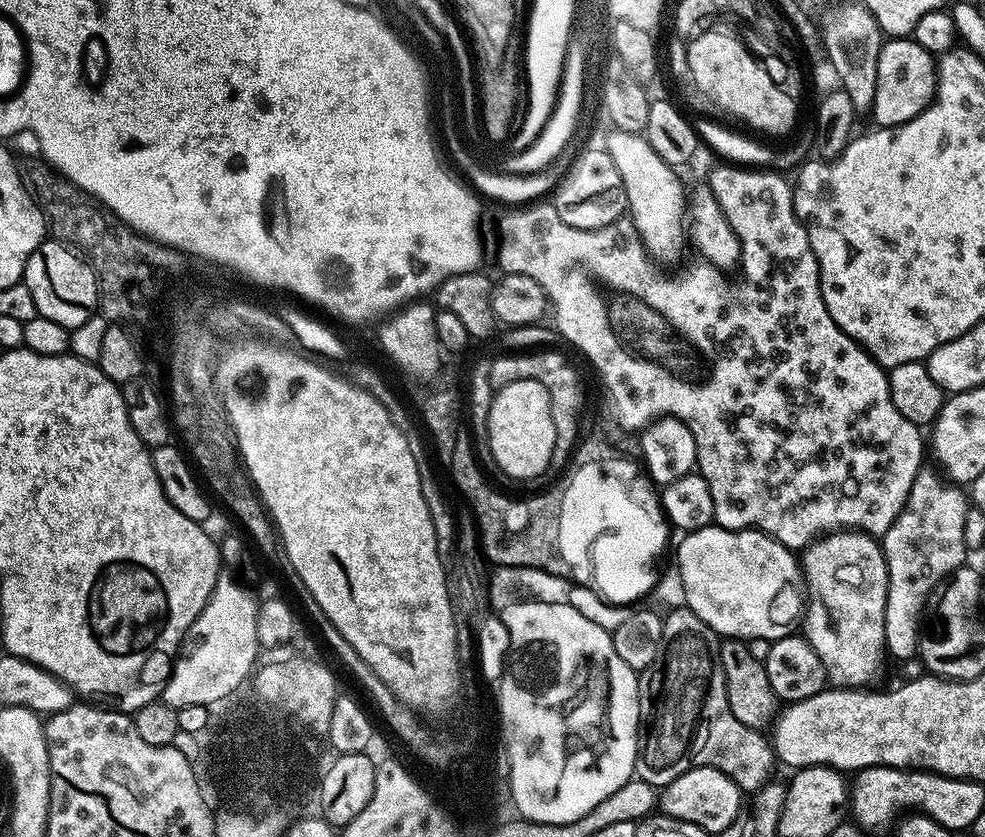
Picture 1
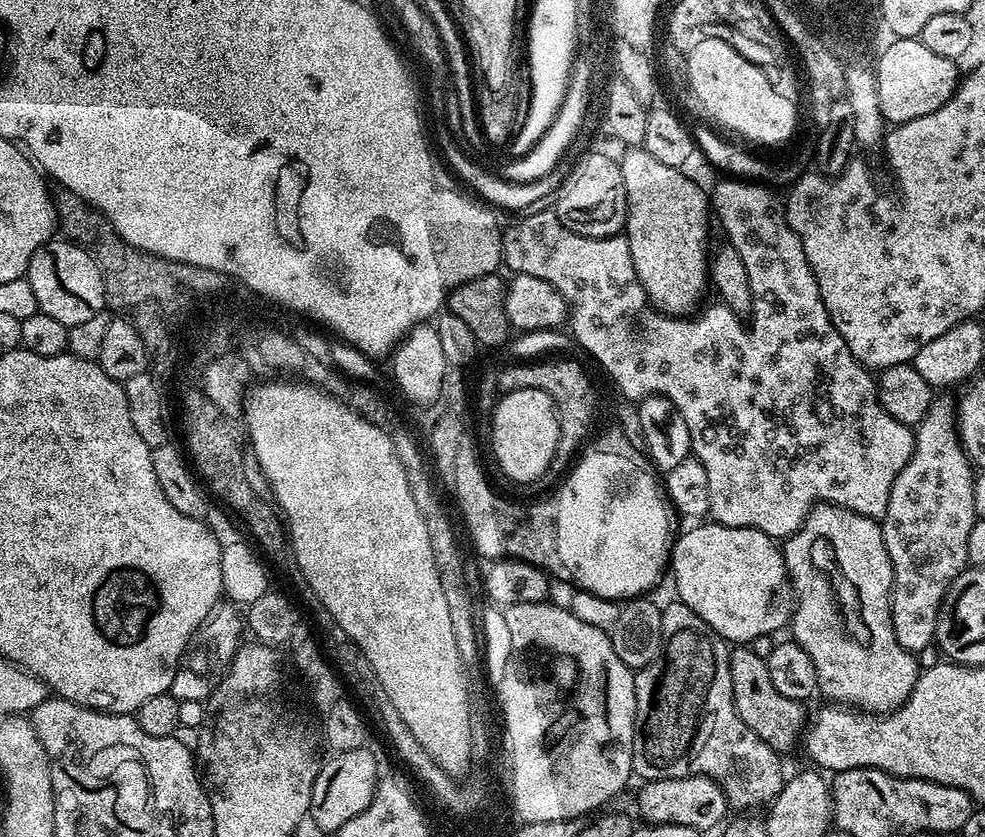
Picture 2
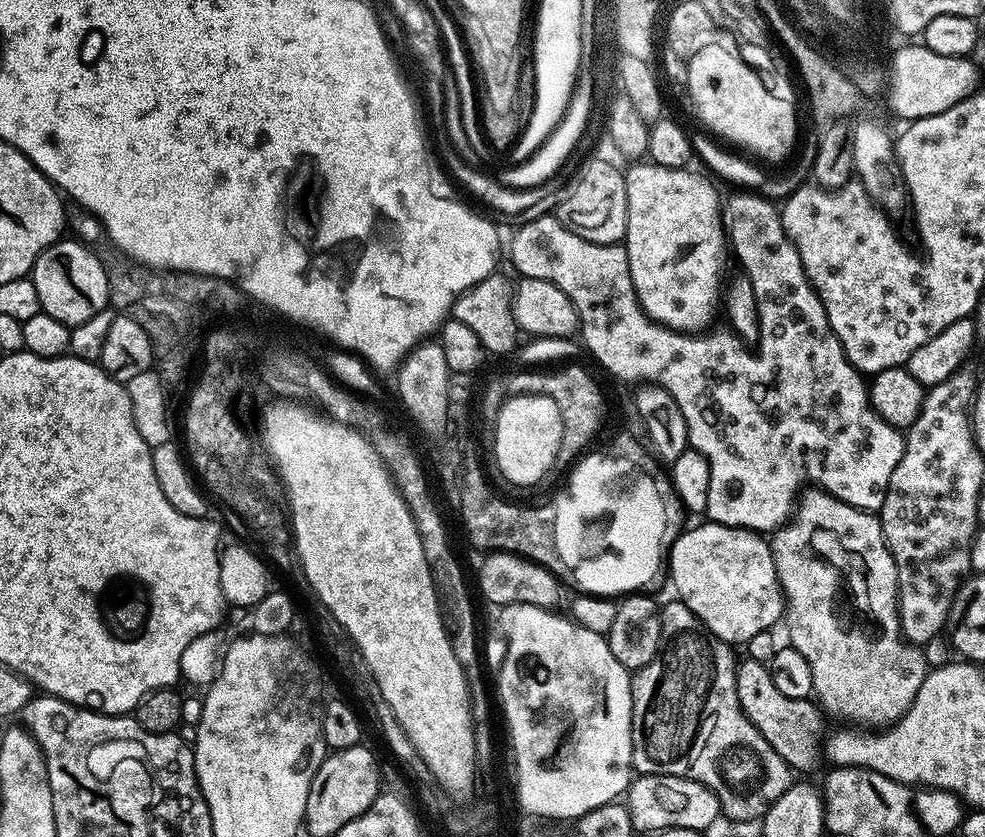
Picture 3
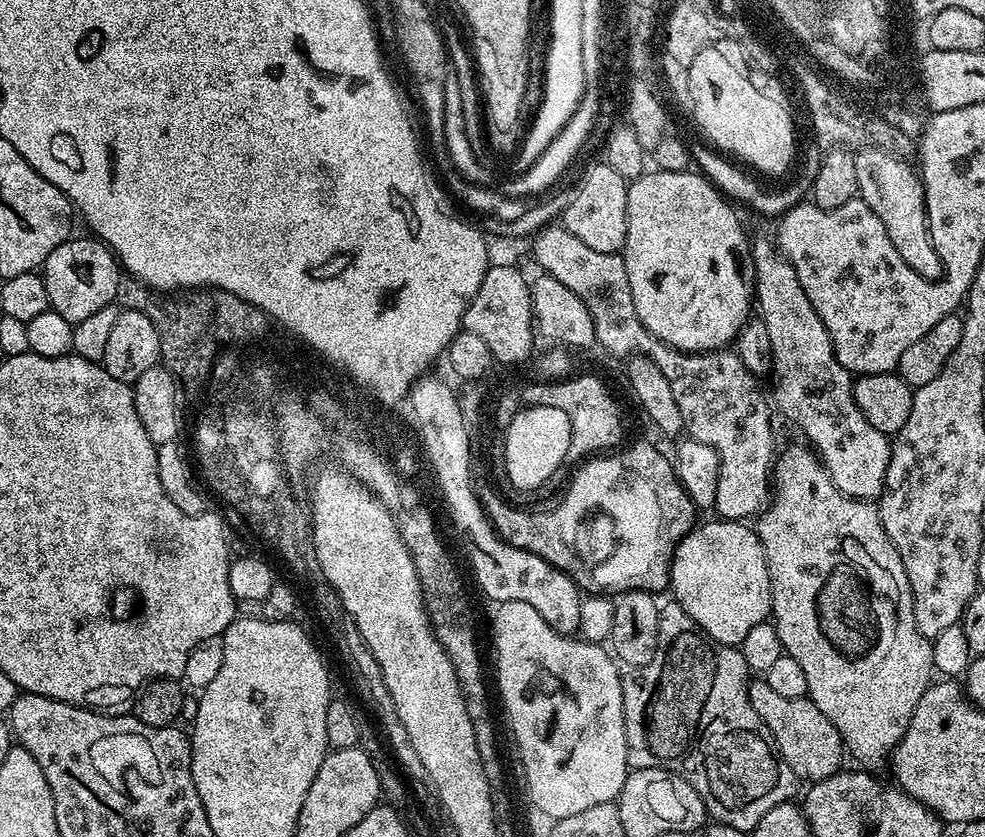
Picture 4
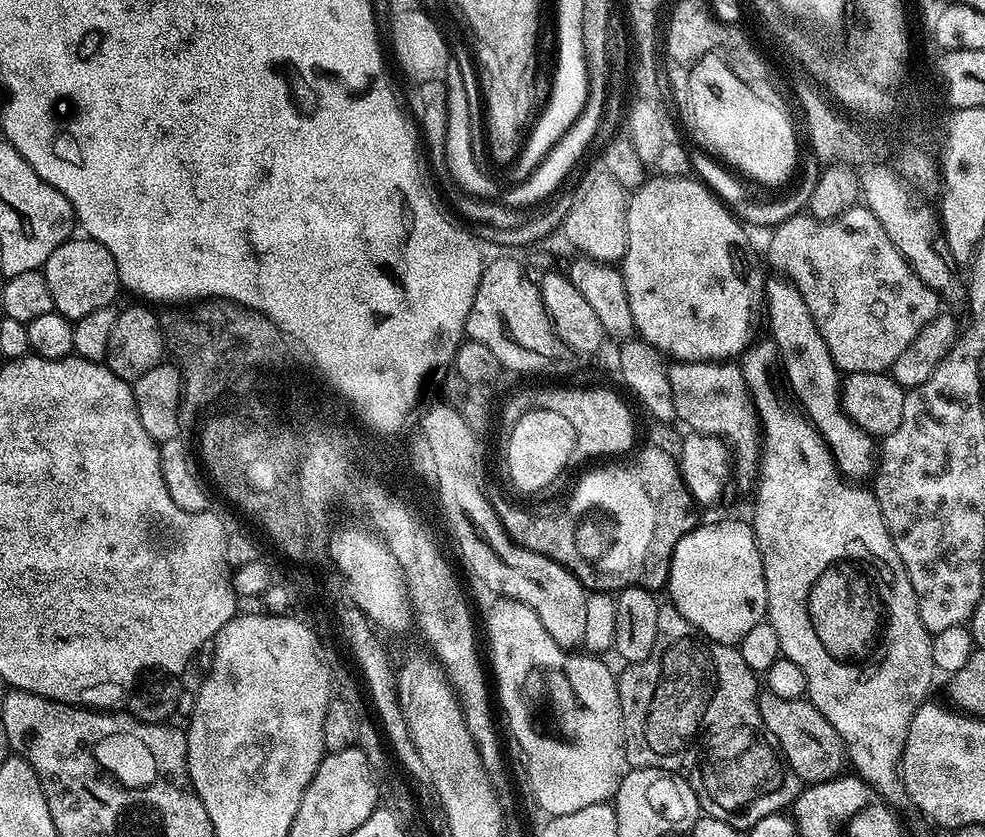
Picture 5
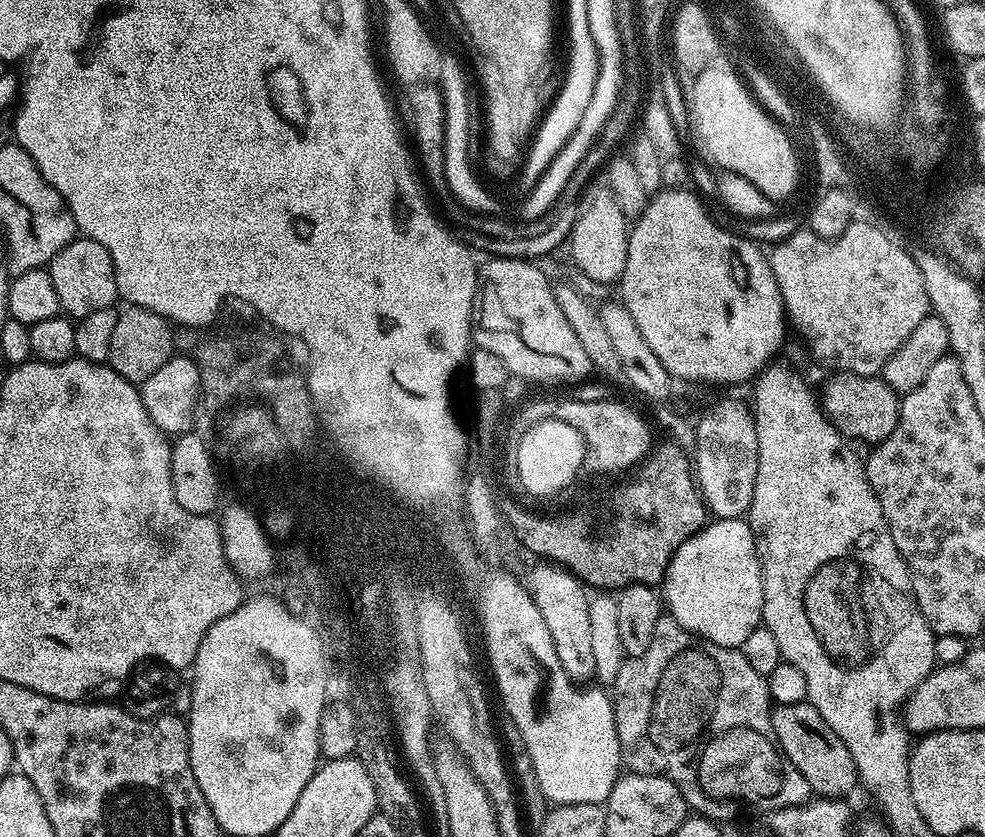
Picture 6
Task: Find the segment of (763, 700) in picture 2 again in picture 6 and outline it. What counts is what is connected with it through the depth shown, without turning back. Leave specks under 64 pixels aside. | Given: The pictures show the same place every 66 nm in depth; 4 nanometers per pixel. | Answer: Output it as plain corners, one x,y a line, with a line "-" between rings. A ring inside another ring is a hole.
776,704
772,709
772,725
776,735
776,743
784,759
789,760
806,778
809,789
820,798
844,798
852,787
857,787
854,758
850,758
850,750
846,750
846,742
830,730
826,718
818,714
813,704

